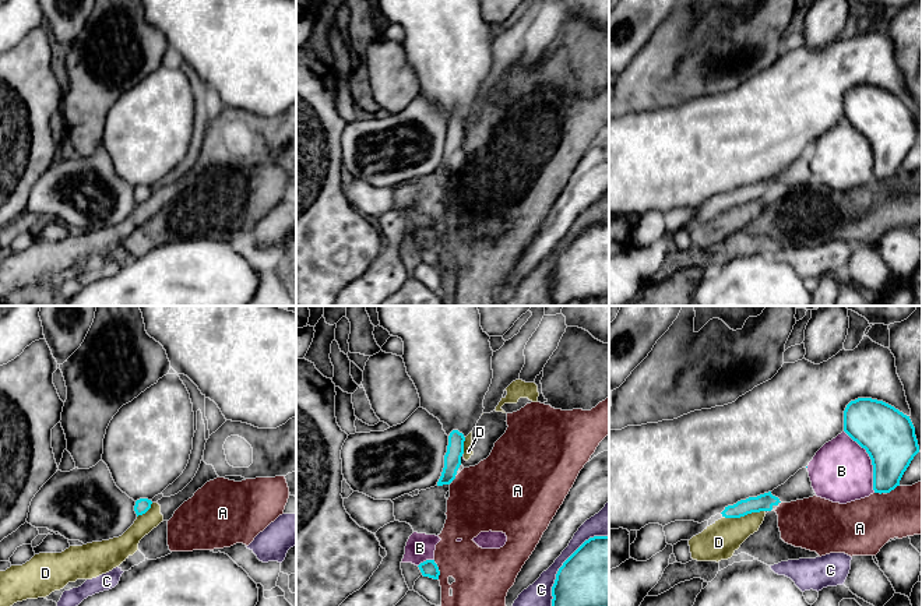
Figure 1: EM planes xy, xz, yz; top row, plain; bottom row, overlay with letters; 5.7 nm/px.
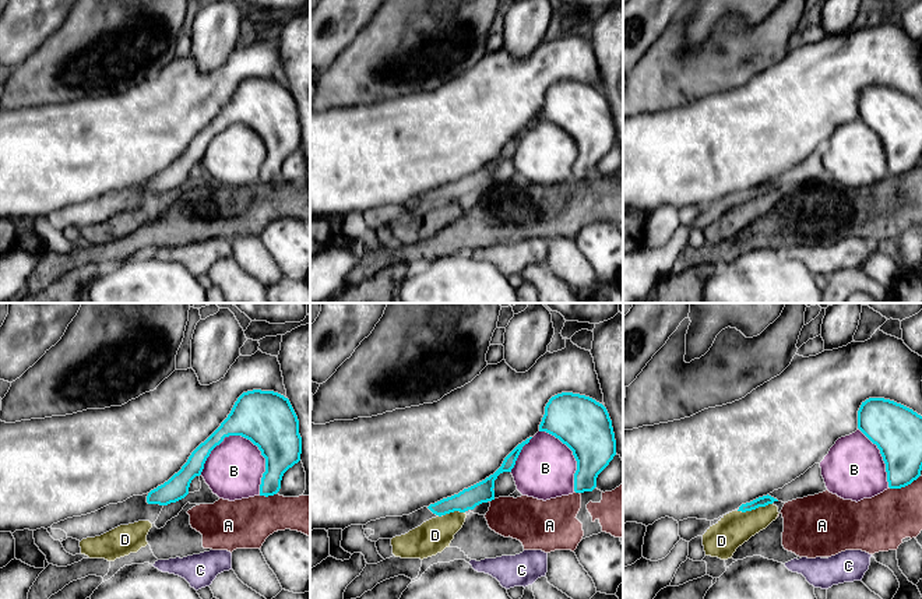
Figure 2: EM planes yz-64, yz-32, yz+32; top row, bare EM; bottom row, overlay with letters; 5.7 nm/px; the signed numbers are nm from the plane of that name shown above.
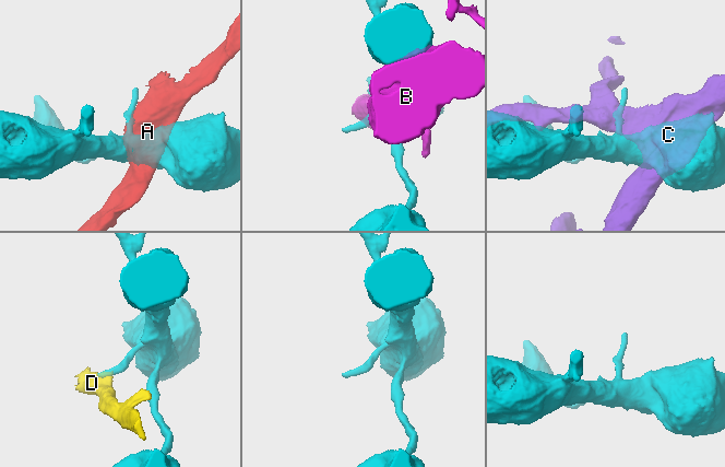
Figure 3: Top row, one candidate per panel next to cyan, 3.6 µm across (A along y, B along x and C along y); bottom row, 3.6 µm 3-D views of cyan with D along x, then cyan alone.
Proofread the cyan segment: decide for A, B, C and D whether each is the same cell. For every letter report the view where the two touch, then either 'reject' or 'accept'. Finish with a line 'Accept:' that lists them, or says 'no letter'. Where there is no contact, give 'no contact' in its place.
A: meets cyan in xz; reject
B: meets cyan in yz; reject
C: meets cyan in xz; reject
D: meets cyan in yz; reject
Accept: no letter

